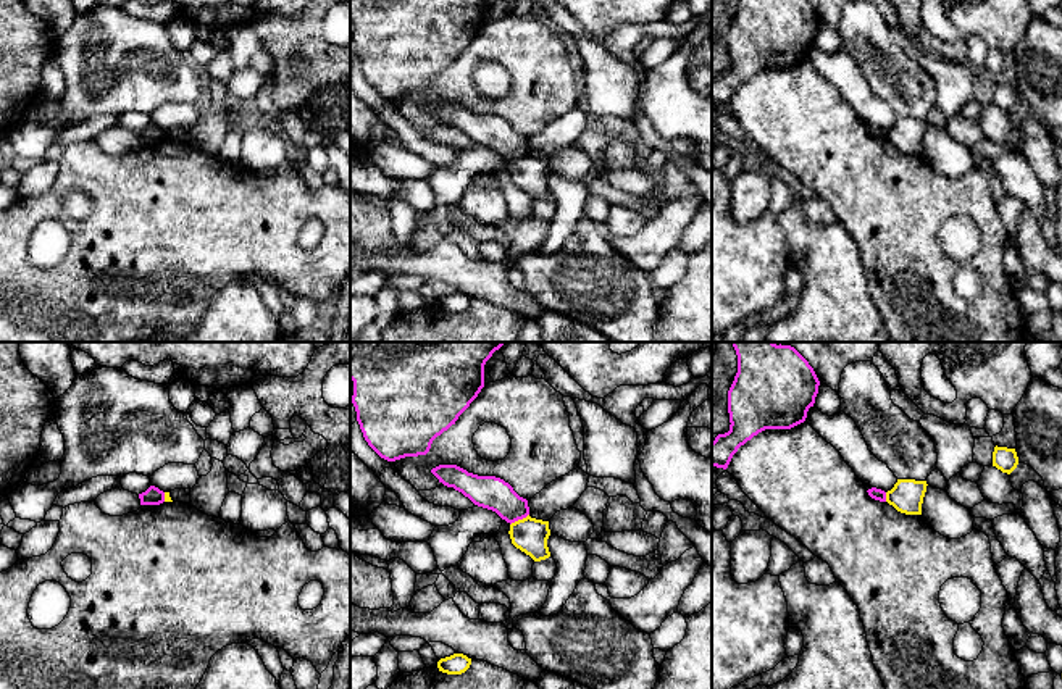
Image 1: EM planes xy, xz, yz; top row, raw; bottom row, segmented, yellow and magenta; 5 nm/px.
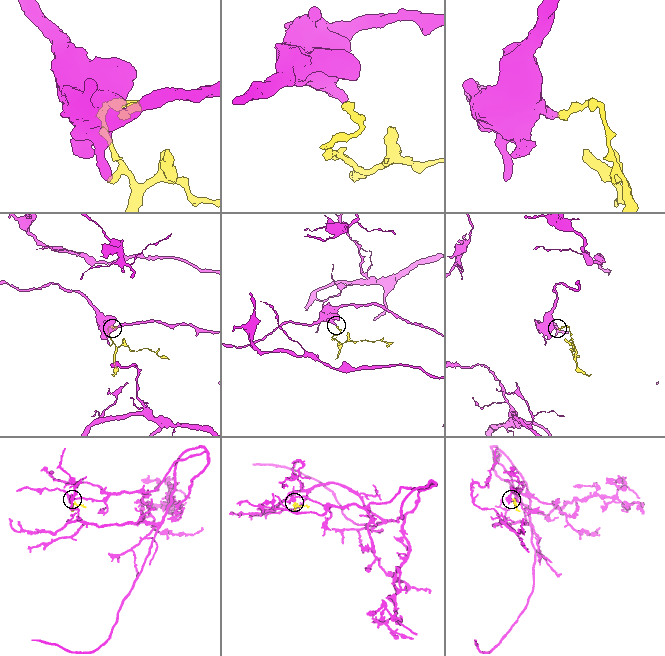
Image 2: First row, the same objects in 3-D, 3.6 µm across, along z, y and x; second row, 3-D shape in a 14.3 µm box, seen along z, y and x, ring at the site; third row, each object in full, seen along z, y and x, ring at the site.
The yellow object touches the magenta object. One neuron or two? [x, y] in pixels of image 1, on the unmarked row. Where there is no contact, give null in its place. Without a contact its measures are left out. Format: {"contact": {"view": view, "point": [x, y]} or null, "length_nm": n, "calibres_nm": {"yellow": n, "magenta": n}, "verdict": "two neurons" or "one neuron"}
{"contact": {"view": "xz", "point": [518, 158]}, "length_nm": 110, "calibres_nm": {"yellow": 170, "magenta": 170}, "verdict": "two neurons"}

